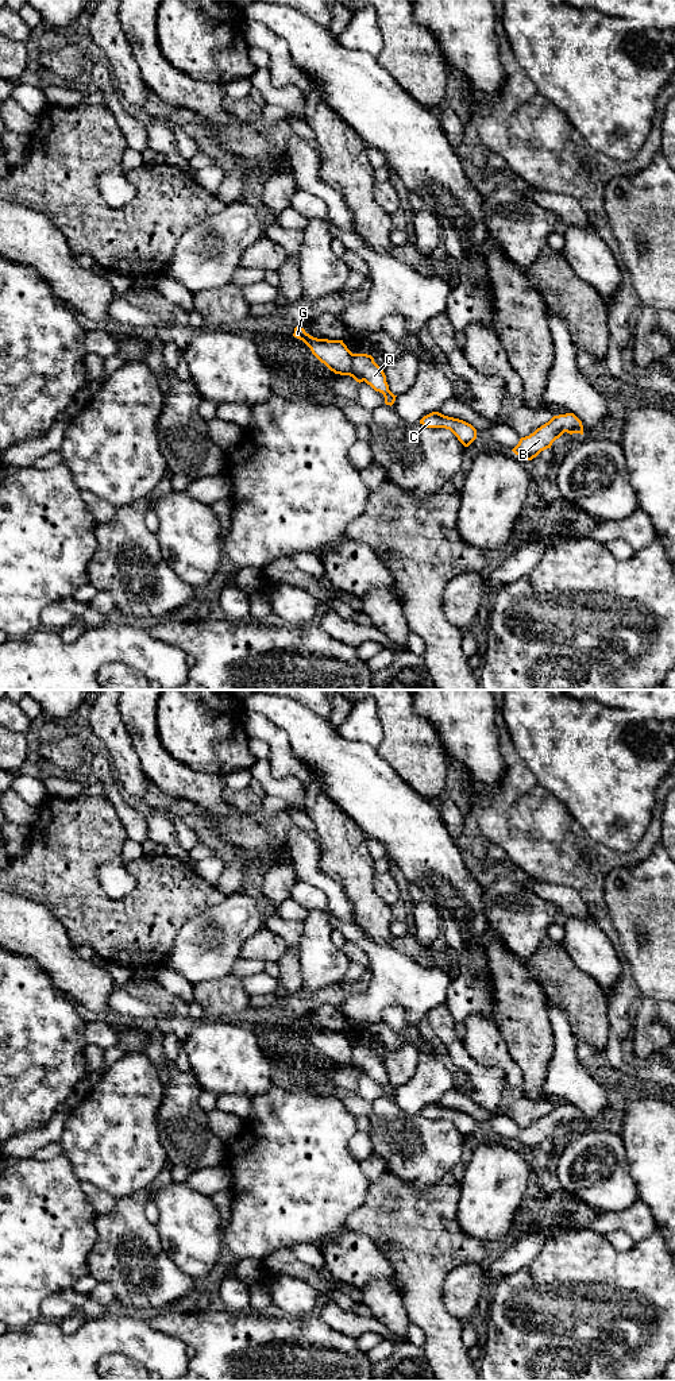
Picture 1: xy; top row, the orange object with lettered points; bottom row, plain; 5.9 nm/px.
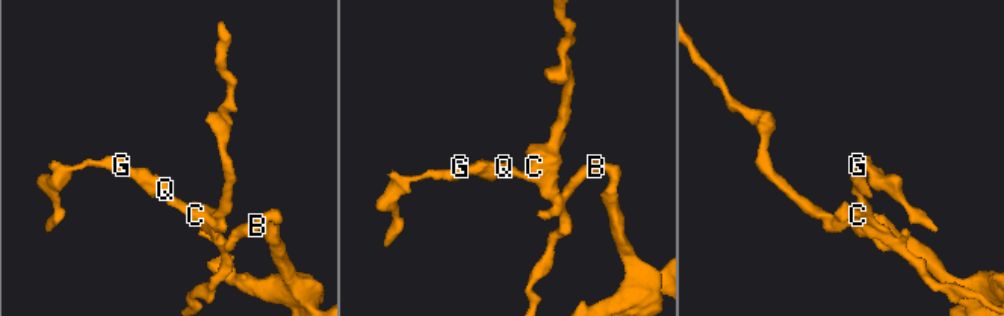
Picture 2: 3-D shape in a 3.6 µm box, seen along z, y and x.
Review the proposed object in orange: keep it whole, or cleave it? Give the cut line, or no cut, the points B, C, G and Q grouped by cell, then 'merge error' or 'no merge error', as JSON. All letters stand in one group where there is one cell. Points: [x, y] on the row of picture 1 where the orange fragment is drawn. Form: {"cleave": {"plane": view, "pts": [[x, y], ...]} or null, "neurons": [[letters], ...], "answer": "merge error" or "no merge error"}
{"cleave": {"plane": "xy", "pts": [[353, 354], [353, 369], [363, 380]]}, "neurons": [["B", "C", "Q"], ["G"]], "answer": "merge error"}

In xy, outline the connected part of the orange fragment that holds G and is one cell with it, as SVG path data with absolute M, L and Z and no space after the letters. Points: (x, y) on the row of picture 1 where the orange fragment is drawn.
M301 327L294 328L293 336L302 340L312 354L335 374L350 375L356 382L363 382L363 378L352 367L354 354L343 340L317 339L306 333Z

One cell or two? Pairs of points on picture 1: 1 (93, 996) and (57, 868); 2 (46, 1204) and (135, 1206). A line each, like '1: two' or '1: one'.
1: two
2: two

